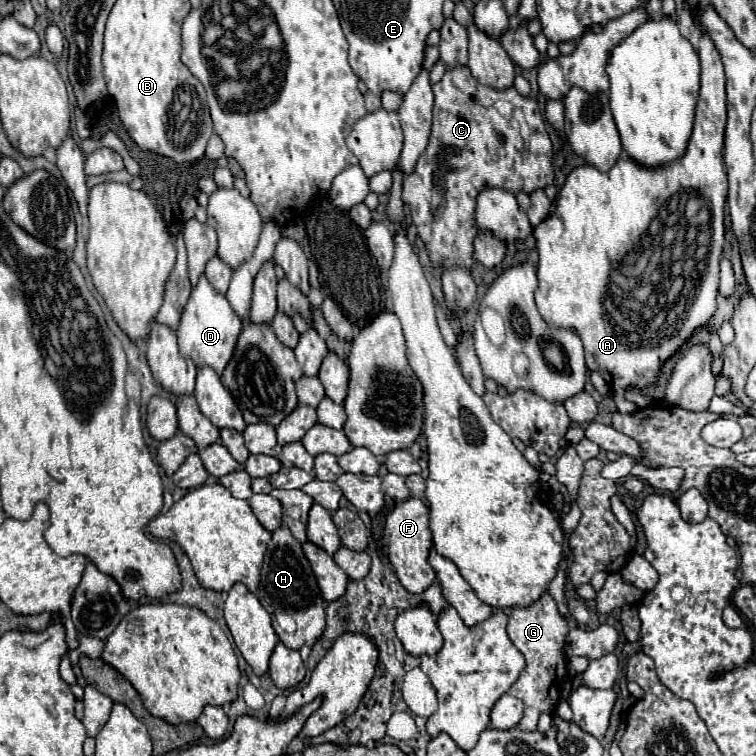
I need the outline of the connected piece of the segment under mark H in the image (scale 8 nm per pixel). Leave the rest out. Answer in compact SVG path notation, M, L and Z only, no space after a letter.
M279 526L273 532L273 538L267 546L263 568L261 568L261 584L257 592L263 608L274 614L273 627L279 640L291 650L299 650L303 644L313 646L317 638L325 630L325 610L323 598L317 588L311 566L303 554L301 542L297 542L287 526Z

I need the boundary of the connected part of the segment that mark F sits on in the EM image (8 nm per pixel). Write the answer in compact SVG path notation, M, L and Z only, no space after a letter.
M407 498L387 516L384 537L388 545L389 562L393 564L401 584L413 594L421 594L423 590L427 590L435 582L435 570L427 562L433 548L429 532L429 508L419 498Z

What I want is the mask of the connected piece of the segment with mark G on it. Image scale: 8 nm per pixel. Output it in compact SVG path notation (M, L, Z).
M545 594L541 600L531 604L529 608L511 610L507 620L507 634L515 648L525 656L525 668L519 674L517 682L511 686L509 694L521 698L525 704L525 714L519 722L521 730L537 730L537 720L541 712L553 712L559 700L559 692L563 682L567 680L567 658L561 648L567 638L567 620L559 616L555 600Z

